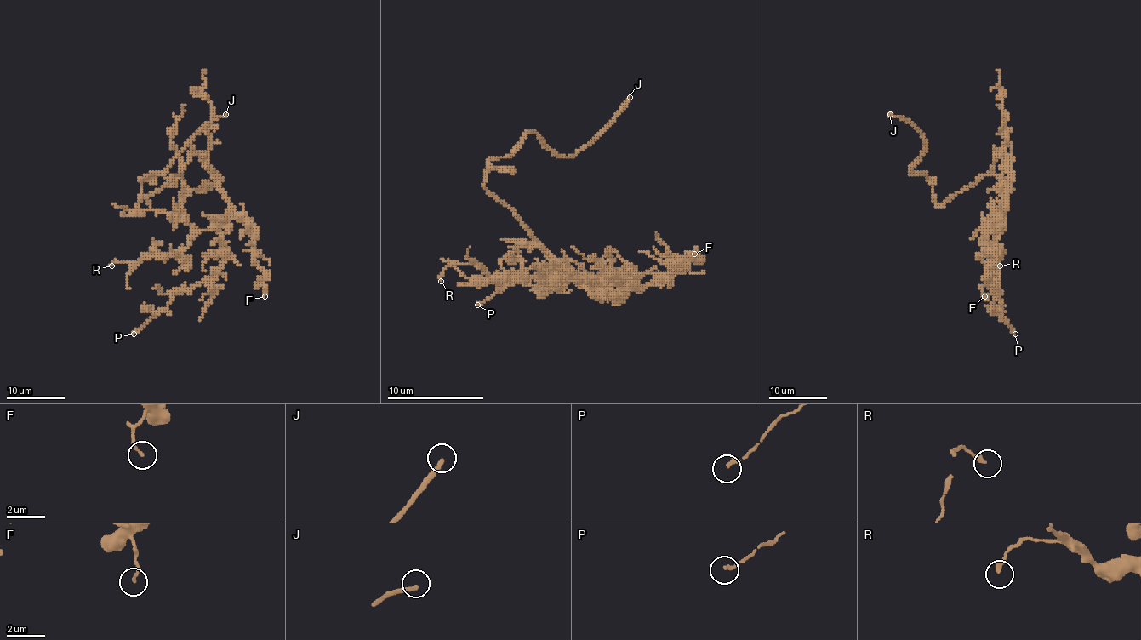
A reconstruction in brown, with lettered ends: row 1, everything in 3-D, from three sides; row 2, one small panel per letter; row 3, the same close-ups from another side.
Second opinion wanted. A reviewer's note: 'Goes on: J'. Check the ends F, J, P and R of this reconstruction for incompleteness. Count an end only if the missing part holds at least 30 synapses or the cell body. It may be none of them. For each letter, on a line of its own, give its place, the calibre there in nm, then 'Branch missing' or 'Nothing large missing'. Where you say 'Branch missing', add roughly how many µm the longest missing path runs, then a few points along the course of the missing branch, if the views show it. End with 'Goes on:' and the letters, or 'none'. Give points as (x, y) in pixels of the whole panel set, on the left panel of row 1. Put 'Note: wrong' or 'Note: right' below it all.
F: Place: (265, 296). Thickness 140 nm. Nothing large missing
J: Place: (225, 114). Thickness 220 nm. Branch missing. Missing length about 15 µm. Course of what is missing: (225, 114), (232, 111), (244, 99), (234, 91)
P: Place: (134, 334). Thickness 160 nm. Nothing large missing
R: Place: (111, 265). Thickness 200 nm. Nothing large missing
Goes on: J
Note: right

